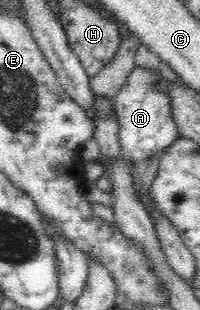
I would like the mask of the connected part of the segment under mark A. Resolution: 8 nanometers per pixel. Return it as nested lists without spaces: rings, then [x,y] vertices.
[[[135,66],[126,77],[126,83],[114,95],[114,114],[120,126],[120,157],[129,159],[131,163],[162,153],[179,135],[163,81],[162,76],[156,75],[154,71]]]

